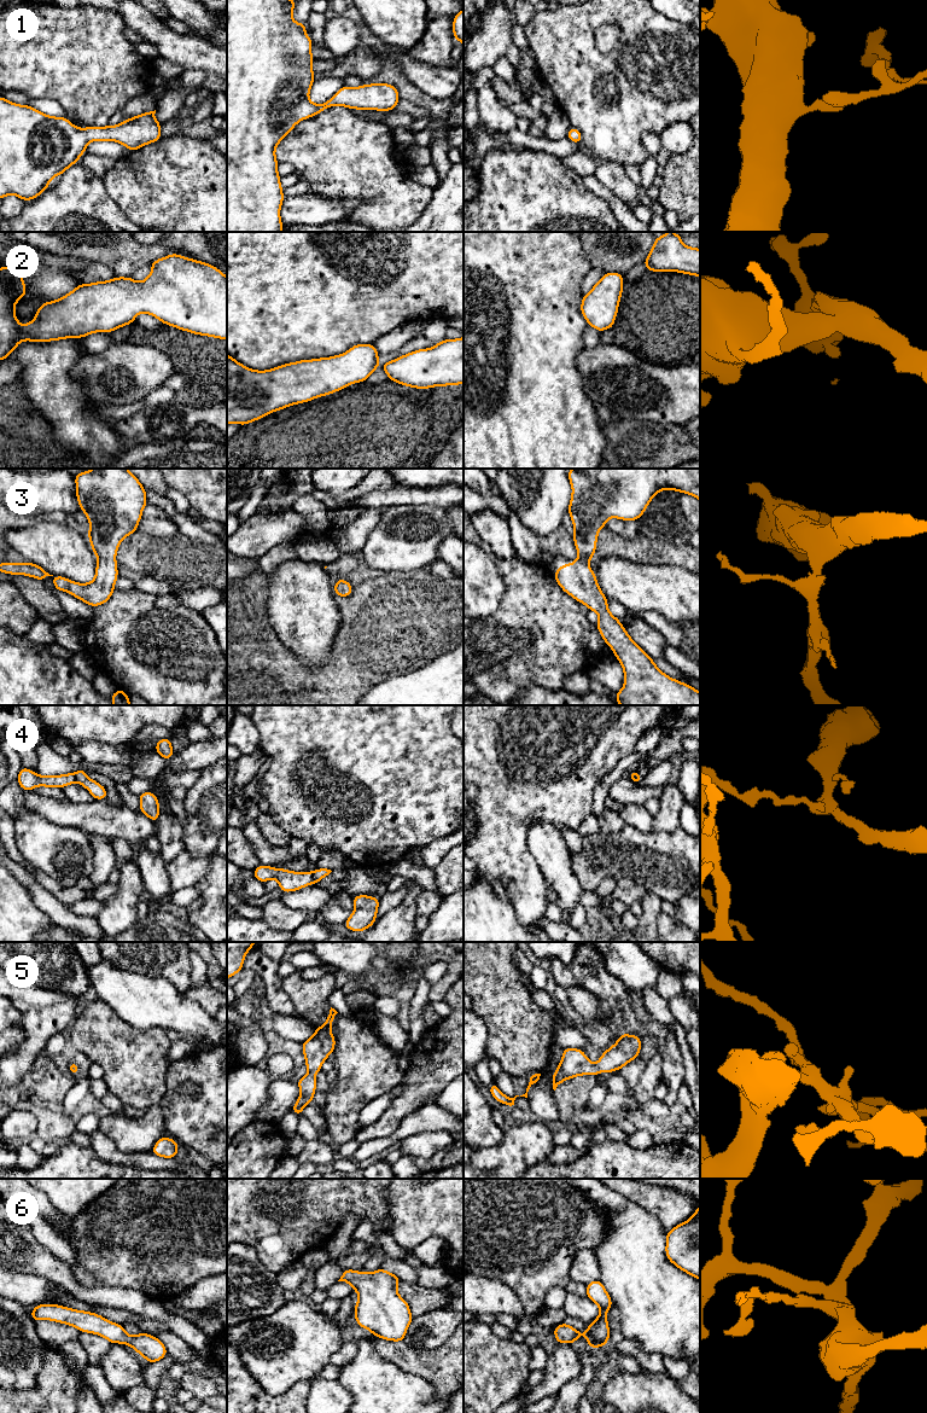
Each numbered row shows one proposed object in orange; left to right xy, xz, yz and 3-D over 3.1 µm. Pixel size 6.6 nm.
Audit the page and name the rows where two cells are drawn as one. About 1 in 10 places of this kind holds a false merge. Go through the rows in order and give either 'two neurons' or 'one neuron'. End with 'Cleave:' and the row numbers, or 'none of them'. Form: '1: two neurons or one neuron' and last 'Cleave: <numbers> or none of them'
1: one neuron
2: one neuron
3: one neuron
4: two neurons
5: one neuron
6: one neuron
Cleave: 4

